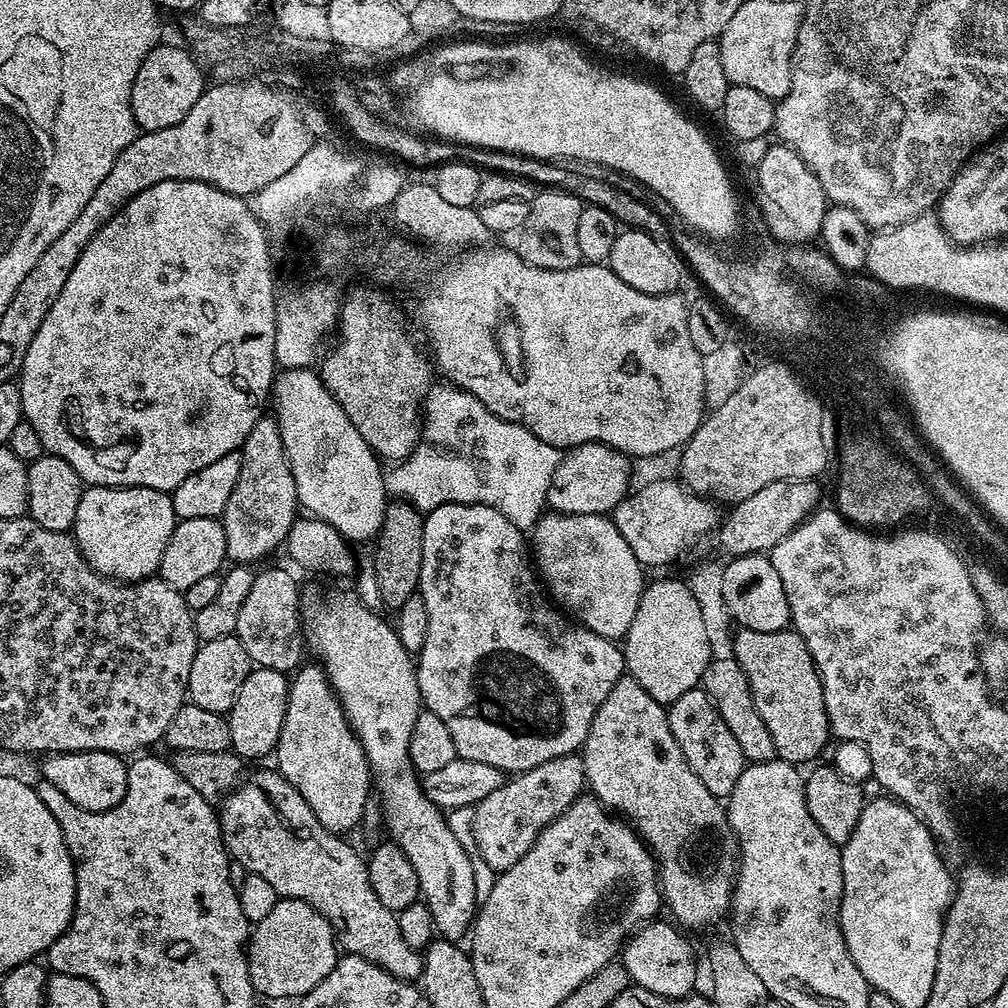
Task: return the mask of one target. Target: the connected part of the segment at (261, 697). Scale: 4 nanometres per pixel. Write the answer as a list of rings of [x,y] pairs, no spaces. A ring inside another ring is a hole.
[[[253,667],[252,673],[242,682],[234,706],[226,713],[232,739],[231,751],[241,761],[260,760],[263,756],[271,757],[276,751],[276,743],[282,734],[282,722],[286,718],[286,702],[290,680],[285,673],[269,668]]]

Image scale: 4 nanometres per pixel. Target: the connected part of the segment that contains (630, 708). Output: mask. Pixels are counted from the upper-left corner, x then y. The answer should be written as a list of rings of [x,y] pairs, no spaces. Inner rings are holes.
[[[621,676],[590,722],[582,759],[584,778],[590,792],[592,788],[591,795],[605,808],[615,810],[631,821],[635,831],[654,853],[663,903],[681,920],[679,923],[692,926],[712,924],[723,912],[725,915],[732,903],[732,889],[738,871],[738,841],[728,825],[725,805],[710,794],[706,786],[702,786],[698,774],[690,770],[682,746],[674,742],[665,705],[650,698],[650,694],[646,694],[646,690],[642,690],[640,683],[631,676]]]

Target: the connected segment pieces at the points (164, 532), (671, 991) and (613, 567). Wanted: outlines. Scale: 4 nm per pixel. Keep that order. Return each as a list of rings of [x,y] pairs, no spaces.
[[[85,487],[78,502],[78,514],[74,525],[74,539],[84,555],[84,561],[91,568],[99,569],[100,564],[128,564],[124,568],[123,579],[128,582],[147,580],[155,577],[157,566],[162,562],[162,554],[174,534],[178,517],[169,493],[149,488],[97,488]]]
[[[649,922],[625,943],[622,963],[628,979],[635,987],[645,988],[659,996],[683,998],[693,991],[696,984],[696,952],[692,944],[679,932],[679,927]]]
[[[548,510],[537,520],[535,528],[531,529],[530,544],[534,549],[535,567],[557,605],[567,609],[585,628],[594,634],[602,634],[608,640],[619,641],[628,635],[630,622],[634,622],[634,614],[638,614],[638,602],[646,587],[646,568],[638,562],[638,558],[634,558],[634,550],[630,550],[626,538],[622,538],[615,519],[607,515]]]

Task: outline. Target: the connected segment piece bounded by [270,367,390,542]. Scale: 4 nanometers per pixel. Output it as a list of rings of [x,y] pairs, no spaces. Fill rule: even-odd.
[[[311,367],[283,369],[273,379],[270,408],[280,431],[280,441],[284,447],[284,457],[290,466],[290,474],[294,474],[299,507],[303,511],[305,508],[308,511],[305,513],[311,514],[315,519],[324,520],[334,526],[350,542],[371,541],[383,526],[384,510],[390,501],[384,491],[381,461],[372,451],[372,447],[364,441],[362,434],[358,434],[350,418],[346,418],[346,410],[342,410],[334,394],[330,394],[324,381],[320,379],[319,371]]]

